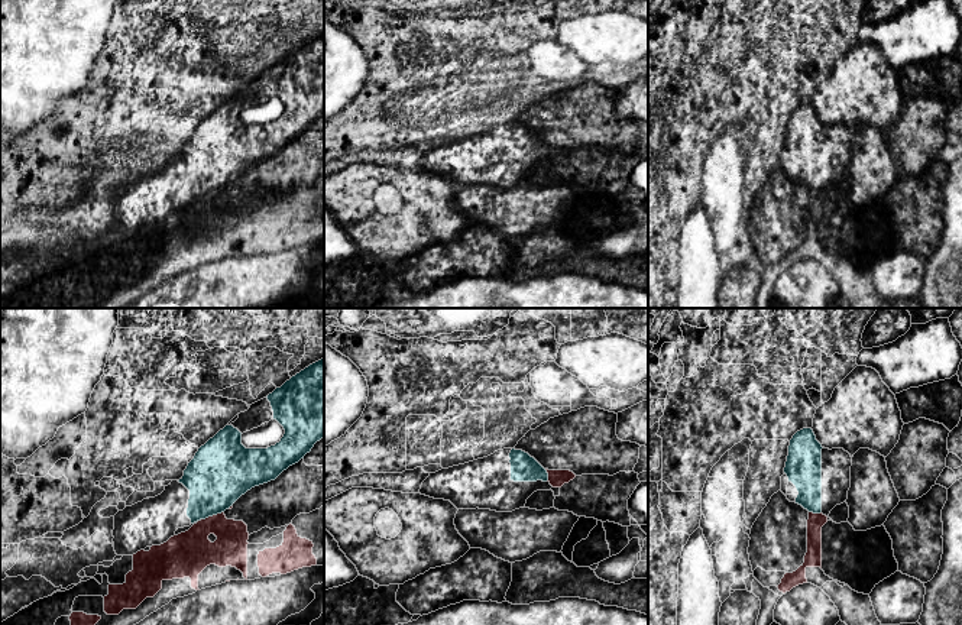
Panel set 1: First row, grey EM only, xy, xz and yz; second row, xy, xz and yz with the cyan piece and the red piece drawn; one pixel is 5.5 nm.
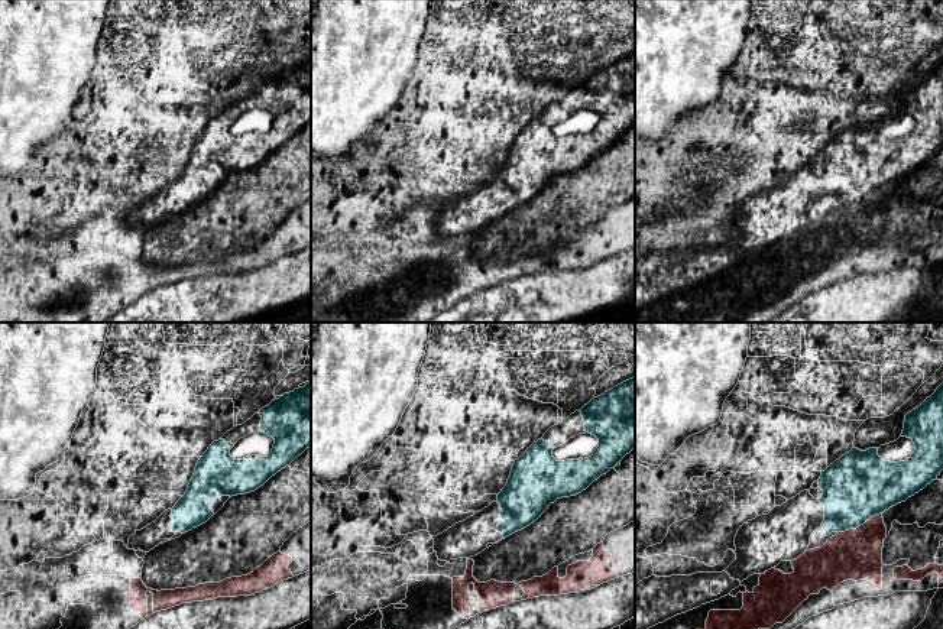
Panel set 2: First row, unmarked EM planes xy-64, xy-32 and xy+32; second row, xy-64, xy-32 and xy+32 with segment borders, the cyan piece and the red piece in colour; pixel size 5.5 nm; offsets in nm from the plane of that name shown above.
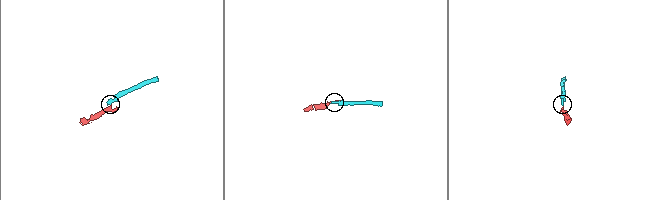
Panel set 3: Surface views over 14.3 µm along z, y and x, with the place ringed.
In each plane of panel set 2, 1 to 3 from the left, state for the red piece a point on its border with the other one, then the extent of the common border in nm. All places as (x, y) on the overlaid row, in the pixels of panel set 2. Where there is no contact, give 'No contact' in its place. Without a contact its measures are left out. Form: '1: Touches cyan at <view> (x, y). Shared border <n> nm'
1: No contact
2: No contact
3: Touches cyan at xy+32 (859, 525). Shared border 280 nm

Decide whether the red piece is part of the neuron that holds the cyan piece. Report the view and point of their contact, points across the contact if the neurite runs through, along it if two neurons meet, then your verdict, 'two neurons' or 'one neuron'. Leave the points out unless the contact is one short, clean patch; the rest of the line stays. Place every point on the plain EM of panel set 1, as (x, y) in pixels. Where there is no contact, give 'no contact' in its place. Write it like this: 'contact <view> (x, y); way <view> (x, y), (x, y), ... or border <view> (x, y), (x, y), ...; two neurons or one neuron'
contact xy (211, 191); border xy (223, 187), (201, 196); two neurons

